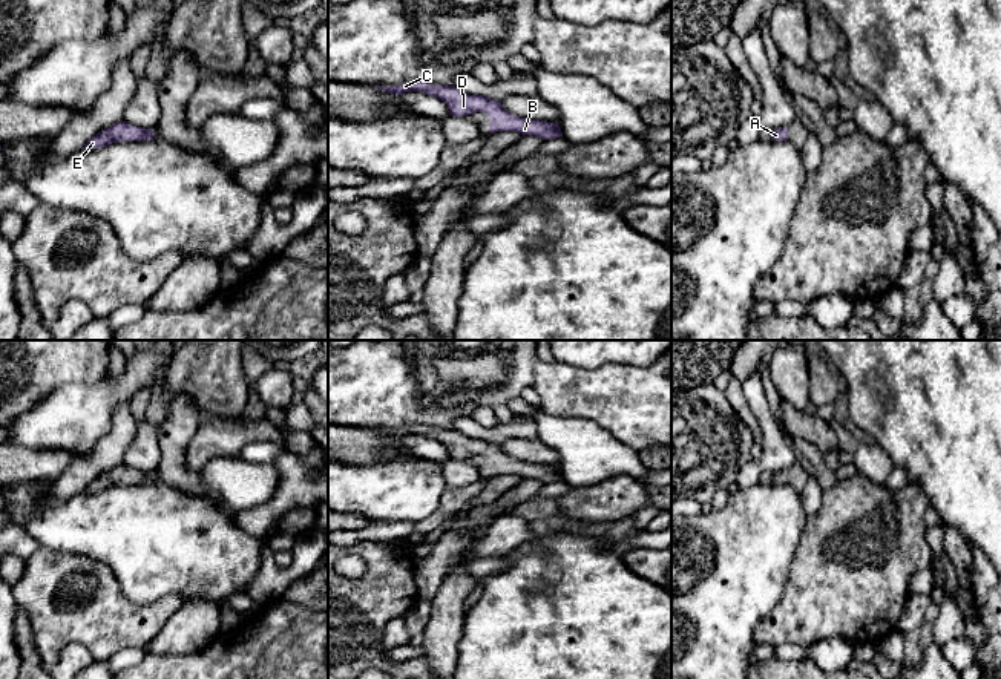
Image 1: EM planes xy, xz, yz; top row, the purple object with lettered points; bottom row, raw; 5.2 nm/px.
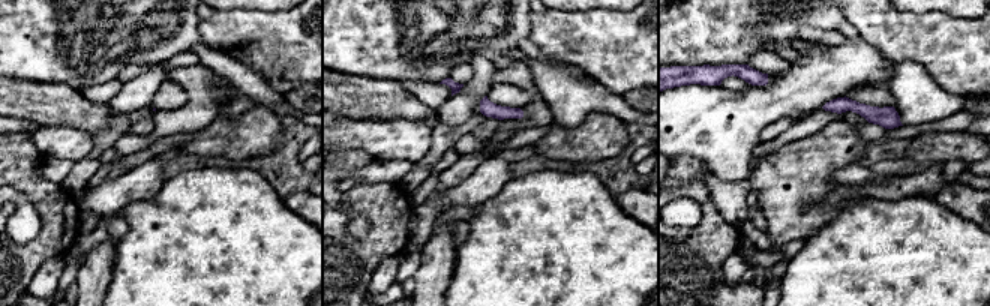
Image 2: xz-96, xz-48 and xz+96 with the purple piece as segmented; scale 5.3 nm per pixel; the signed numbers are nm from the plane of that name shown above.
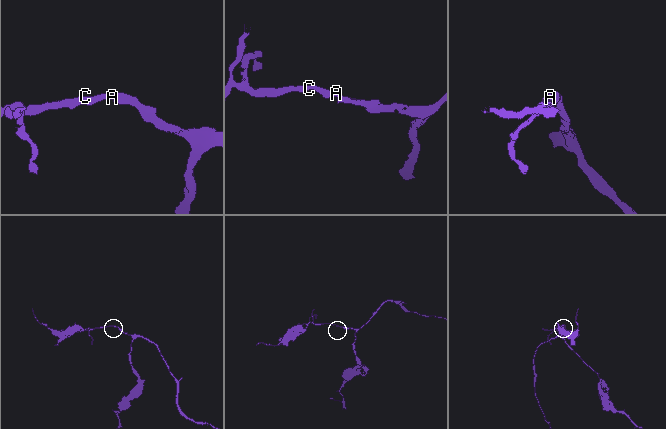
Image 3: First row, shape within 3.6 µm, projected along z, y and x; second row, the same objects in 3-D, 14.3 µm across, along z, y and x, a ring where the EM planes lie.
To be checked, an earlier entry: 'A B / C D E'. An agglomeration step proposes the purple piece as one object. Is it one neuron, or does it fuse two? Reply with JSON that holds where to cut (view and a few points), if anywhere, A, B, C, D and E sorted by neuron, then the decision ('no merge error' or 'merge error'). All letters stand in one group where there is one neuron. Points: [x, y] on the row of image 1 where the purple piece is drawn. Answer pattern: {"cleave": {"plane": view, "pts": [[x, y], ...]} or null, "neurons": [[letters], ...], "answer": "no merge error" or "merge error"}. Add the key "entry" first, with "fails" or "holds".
{"entry": "fails", "cleave": null, "neurons": [["A", "B", "C", "D", "E"]], "answer": "no merge error"}

